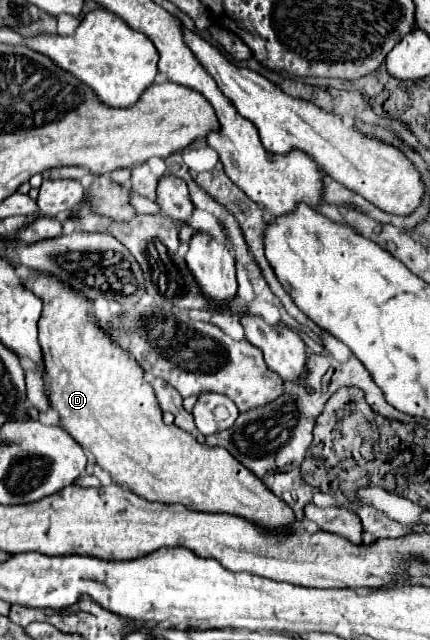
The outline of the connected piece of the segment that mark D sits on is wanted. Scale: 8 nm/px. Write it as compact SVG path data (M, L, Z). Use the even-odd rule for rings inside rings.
M39 274L25 284L43 300L39 344L45 358L43 378L49 384L49 402L59 412L65 430L111 474L113 482L127 484L145 500L247 516L259 524L293 524L295 516L289 506L225 448L203 446L189 432L163 422L145 372L101 330L87 298L63 282Z

